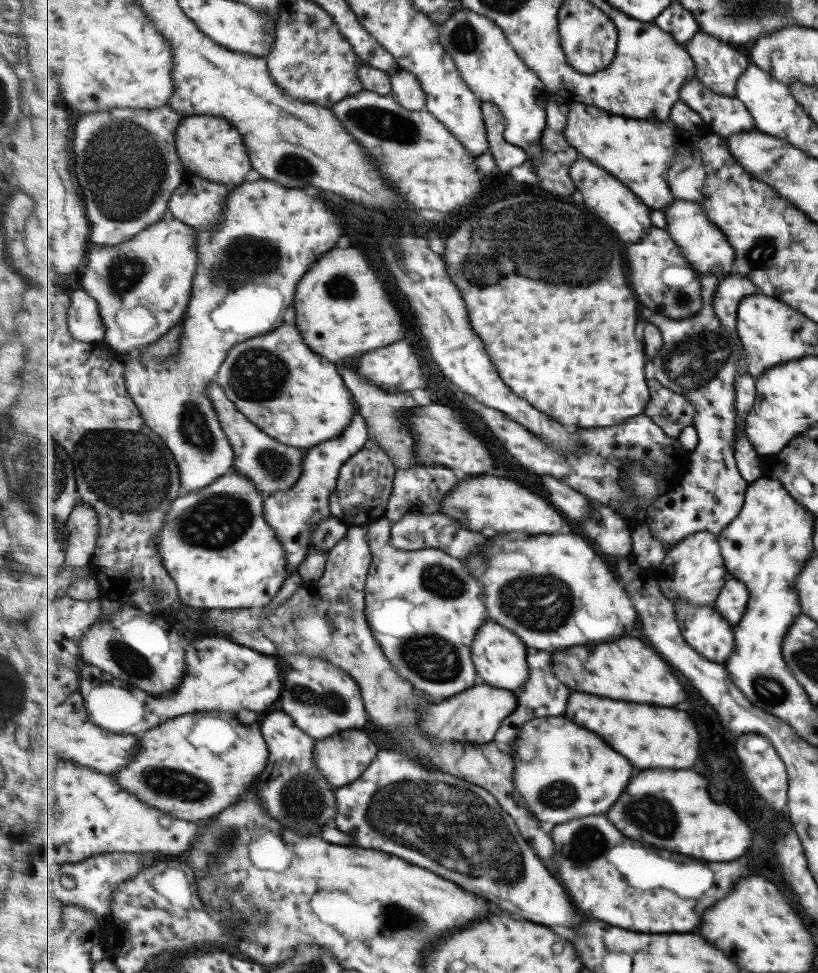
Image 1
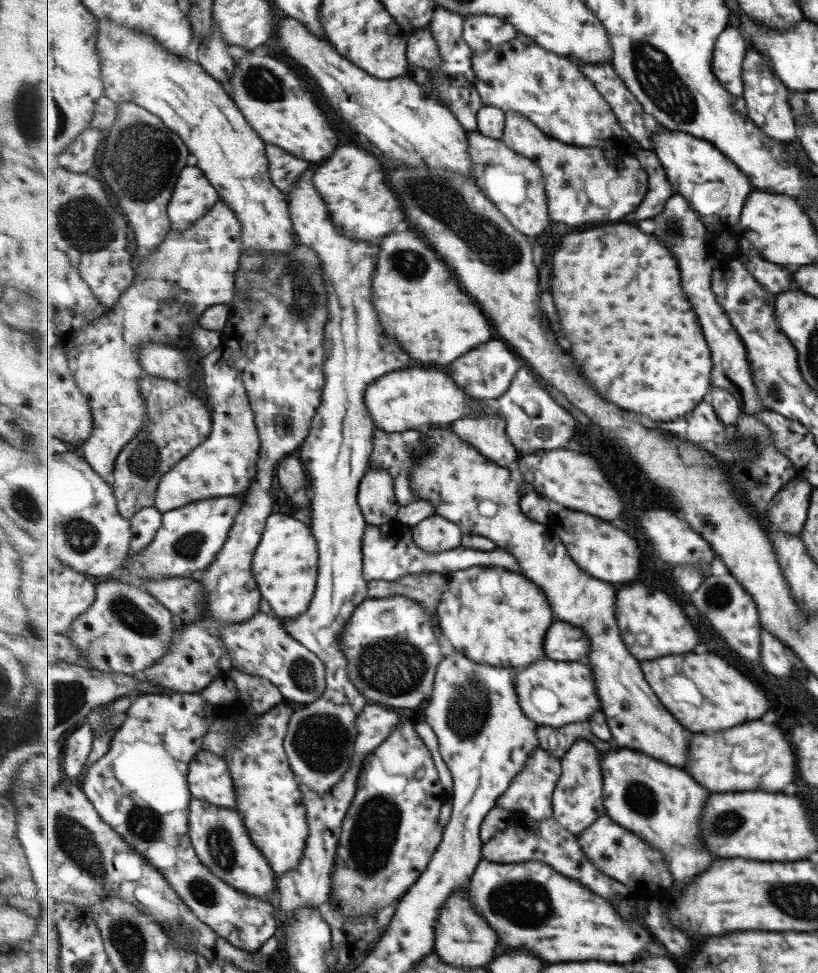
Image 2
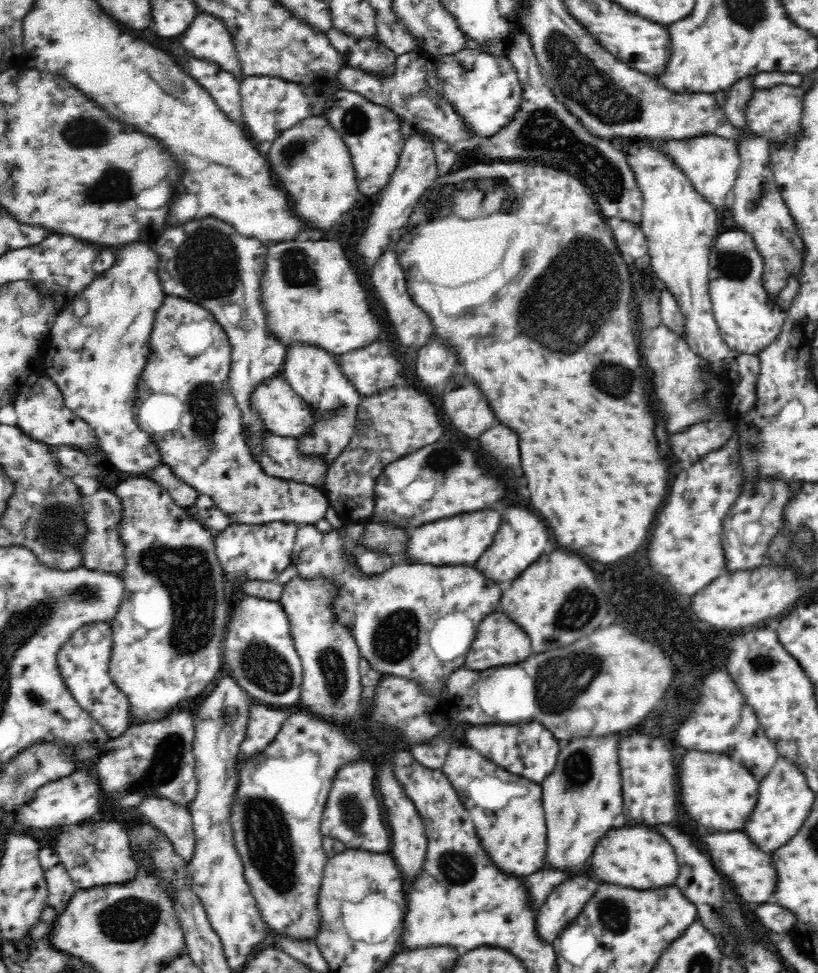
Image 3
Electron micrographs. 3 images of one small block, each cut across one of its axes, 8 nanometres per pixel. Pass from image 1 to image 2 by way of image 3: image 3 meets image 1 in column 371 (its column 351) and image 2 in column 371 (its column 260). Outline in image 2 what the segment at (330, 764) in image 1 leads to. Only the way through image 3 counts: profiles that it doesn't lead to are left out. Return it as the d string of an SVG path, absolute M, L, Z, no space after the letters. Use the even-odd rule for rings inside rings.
M411 719L401 721L390 736L376 748L375 752L364 758L364 766L361 769L357 788L356 797L353 799L352 807L349 809L348 817L344 822L340 845L336 853L335 874L332 874L332 898L334 894L336 898L341 900L341 911L350 918L359 917L359 915L375 915L382 908L397 904L405 896L405 893L420 880L432 864L433 856L440 849L441 842L444 841L444 826L441 826L440 816L444 804L450 799L450 793L447 792L444 783L441 782L440 771L436 767L432 751L428 749L424 739L416 731L415 721Z

